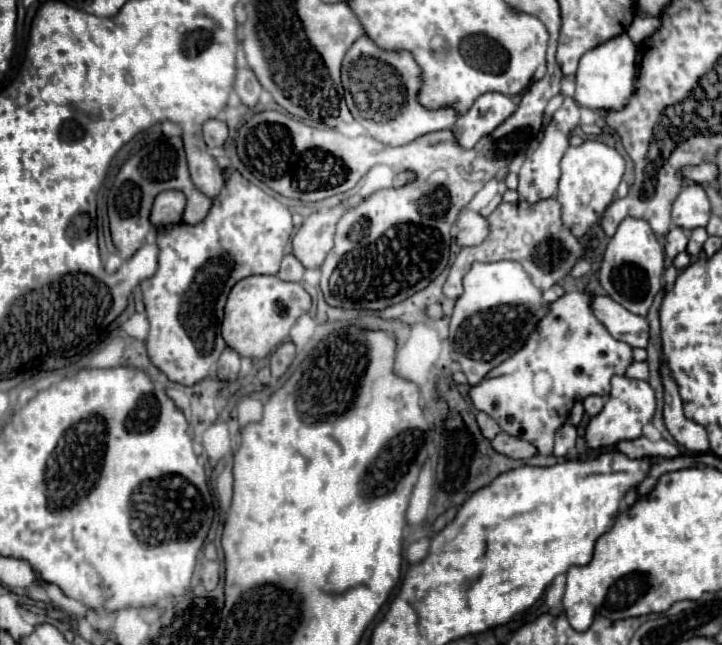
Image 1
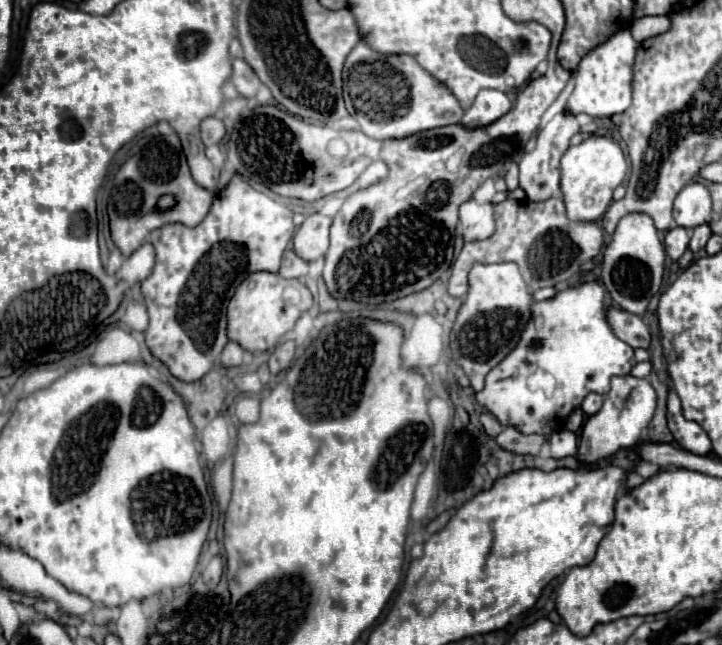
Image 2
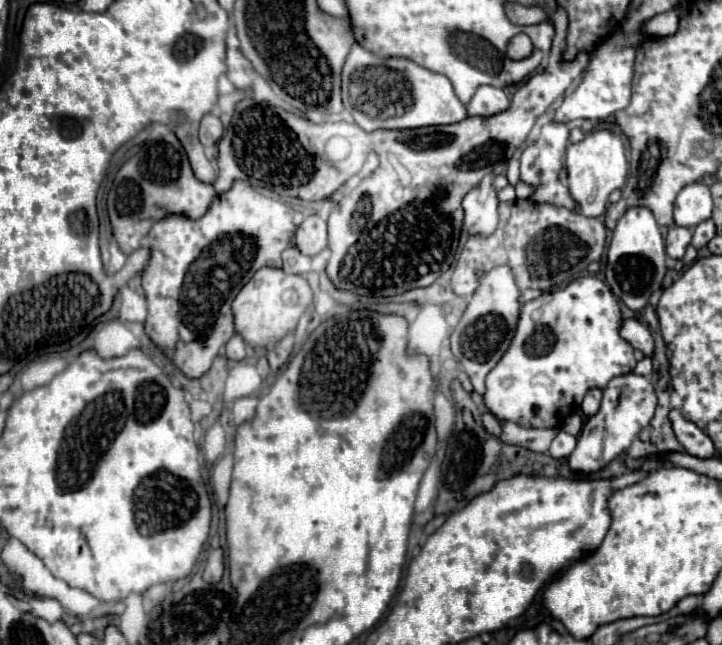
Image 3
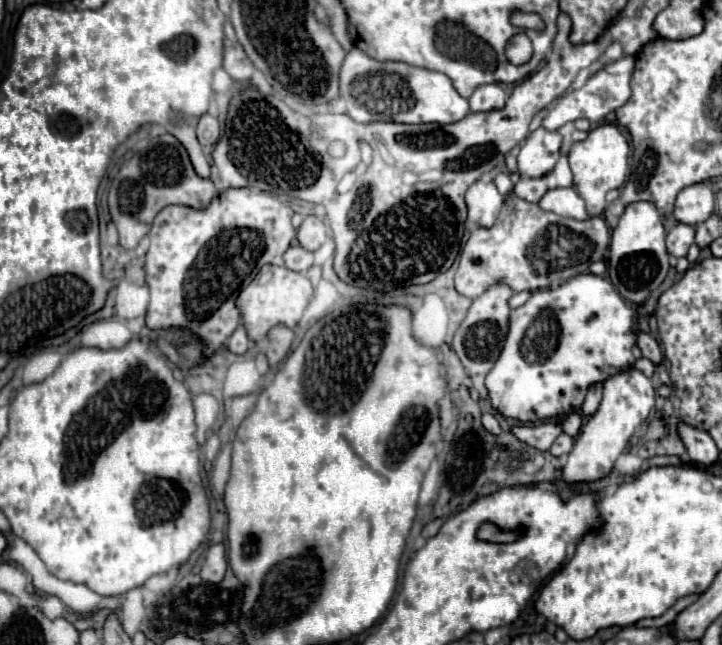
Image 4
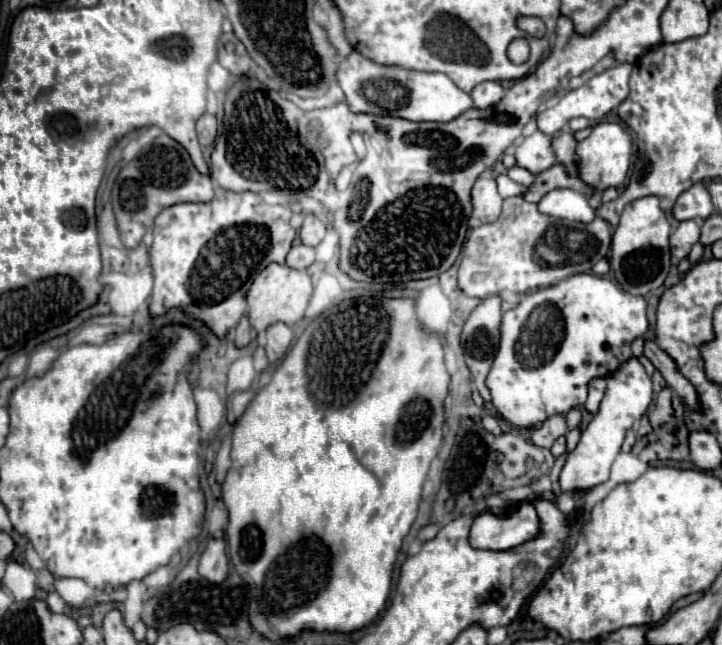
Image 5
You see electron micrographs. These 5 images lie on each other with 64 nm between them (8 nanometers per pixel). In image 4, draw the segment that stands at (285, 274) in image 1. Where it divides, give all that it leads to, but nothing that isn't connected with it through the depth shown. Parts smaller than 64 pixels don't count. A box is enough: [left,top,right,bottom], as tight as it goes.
[284,246,314,272]

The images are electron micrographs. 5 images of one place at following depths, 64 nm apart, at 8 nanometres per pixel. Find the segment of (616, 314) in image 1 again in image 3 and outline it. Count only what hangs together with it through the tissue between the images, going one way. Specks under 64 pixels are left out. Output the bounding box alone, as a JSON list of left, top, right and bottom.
[622,320,654,356]

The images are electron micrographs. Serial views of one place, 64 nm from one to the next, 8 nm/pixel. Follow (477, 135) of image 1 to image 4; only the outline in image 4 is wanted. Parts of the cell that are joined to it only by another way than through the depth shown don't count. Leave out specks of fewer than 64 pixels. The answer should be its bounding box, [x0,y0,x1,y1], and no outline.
[470,84,506,112]

